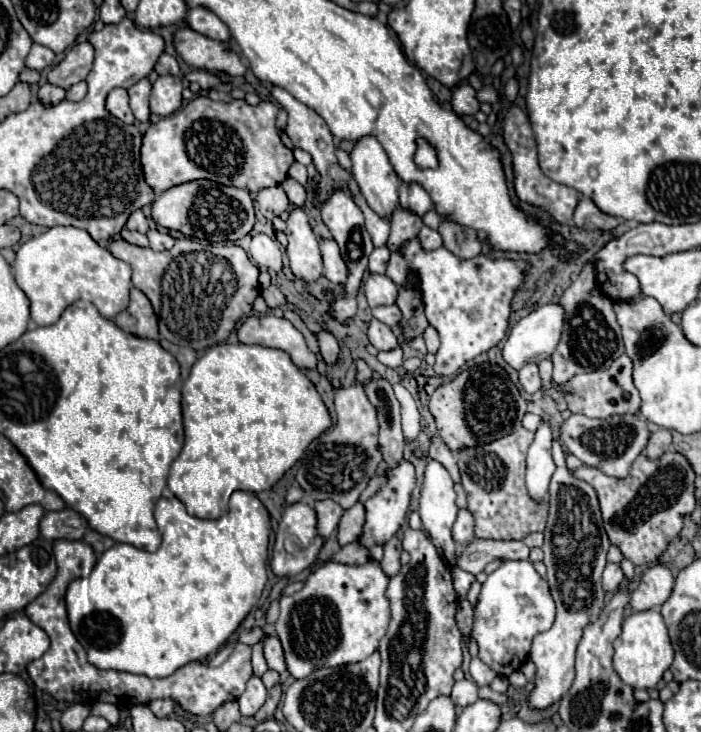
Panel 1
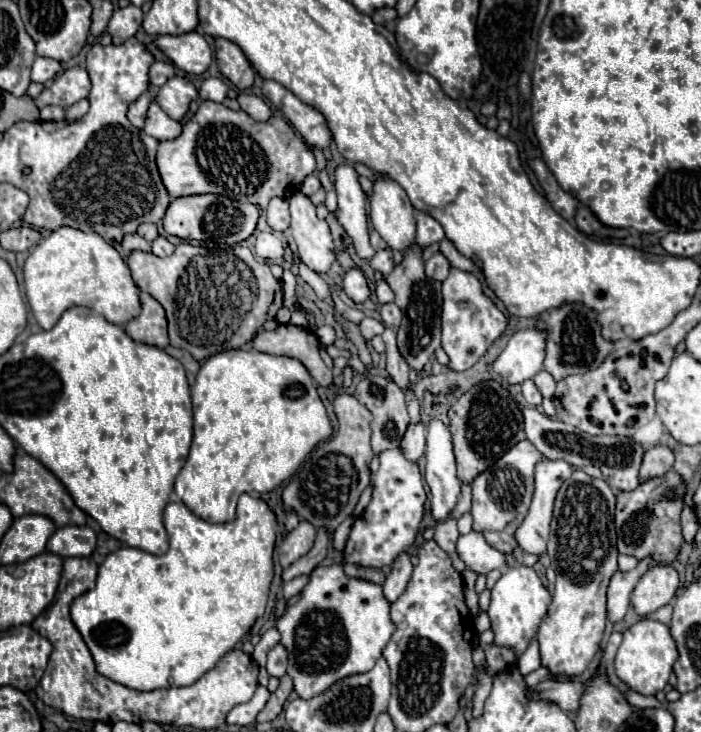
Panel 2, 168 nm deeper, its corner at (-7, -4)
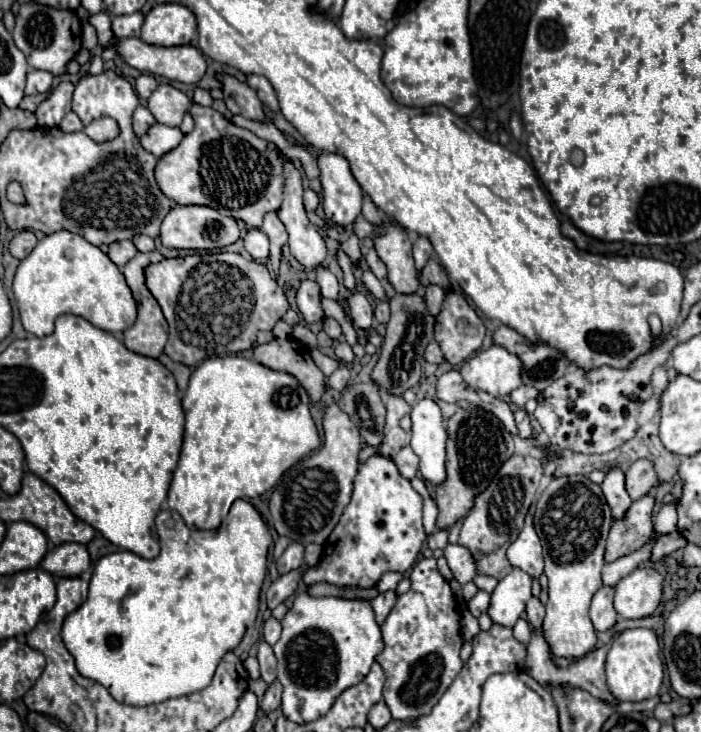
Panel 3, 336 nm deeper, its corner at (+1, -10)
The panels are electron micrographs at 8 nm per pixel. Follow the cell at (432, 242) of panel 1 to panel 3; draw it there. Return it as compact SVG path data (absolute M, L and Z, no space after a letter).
M429 286L425 290L425 302L429 304L429 312L433 312L433 316L441 312L443 300L445 300L445 290L441 290L439 286Z

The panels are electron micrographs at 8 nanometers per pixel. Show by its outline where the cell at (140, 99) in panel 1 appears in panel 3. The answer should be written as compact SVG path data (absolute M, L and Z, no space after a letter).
M155 124L155 126L151 126L151 130L145 136L141 136L141 146L147 152L153 152L153 156L161 158L167 152L171 152L181 142L181 138L183 138L183 134L179 128Z

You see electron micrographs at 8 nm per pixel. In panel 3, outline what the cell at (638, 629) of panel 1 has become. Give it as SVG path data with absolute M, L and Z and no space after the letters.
M633 628L633 630L621 632L613 640L607 652L607 662L605 662L607 686L611 694L617 700L625 700L625 702L641 702L641 700L657 696L663 682L663 662L661 662L659 652L661 652L659 638L653 630Z

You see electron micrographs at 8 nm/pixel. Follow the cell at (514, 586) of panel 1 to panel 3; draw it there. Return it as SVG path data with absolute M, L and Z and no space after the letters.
M513 568L491 594L489 616L495 624L513 628L517 618L525 612L531 598L531 576L519 568Z

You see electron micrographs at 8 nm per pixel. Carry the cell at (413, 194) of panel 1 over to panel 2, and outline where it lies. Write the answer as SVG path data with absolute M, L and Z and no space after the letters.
M417 210L415 220L417 220L417 244L421 244L423 248L429 246L431 242L441 242L445 238L441 224L431 214Z

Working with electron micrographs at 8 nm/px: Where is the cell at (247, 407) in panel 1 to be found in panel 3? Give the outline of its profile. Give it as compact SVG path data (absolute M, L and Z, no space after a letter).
M227 355L223 358L207 358L201 366L197 366L191 374L189 386L183 394L183 412L185 412L185 436L183 436L183 448L181 448L181 456L179 456L179 466L173 474L173 488L169 488L169 510L177 510L179 516L185 520L185 524L193 530L215 530L219 528L222 520L227 516L232 503L237 498L255 498L261 496L265 492L272 490L277 486L279 478L283 476L285 470L289 470L295 462L299 462L303 456L311 454L313 448L319 448L319 434L315 428L315 422L309 414L309 396L305 392L305 388L299 384L297 378L293 378L291 374L285 372L277 372L271 368L265 368L263 364L259 364L253 359L243 357L243 355Z

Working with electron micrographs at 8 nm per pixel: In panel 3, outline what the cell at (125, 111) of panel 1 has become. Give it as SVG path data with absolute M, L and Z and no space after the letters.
M139 106L133 114L133 130L137 136L143 136L151 126L155 124L155 118L153 114L145 108L145 106Z

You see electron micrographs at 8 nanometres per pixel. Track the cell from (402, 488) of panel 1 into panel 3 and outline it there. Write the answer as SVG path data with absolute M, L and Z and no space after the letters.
M375 454L359 462L351 502L325 542L321 562L305 568L303 582L307 586L327 582L335 586L373 588L385 572L407 572L425 542L421 506L423 498L411 482L399 474L391 458Z

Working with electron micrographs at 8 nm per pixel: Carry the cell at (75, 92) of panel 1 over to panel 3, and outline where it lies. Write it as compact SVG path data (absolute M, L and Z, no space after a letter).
M69 112L65 118L63 118L63 122L61 122L61 126L59 126L63 132L79 132L79 130L83 130L85 126L81 124L81 120L79 120L79 116L75 114L75 112Z

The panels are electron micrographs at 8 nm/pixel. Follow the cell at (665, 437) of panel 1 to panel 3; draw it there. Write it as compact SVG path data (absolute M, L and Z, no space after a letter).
M635 460L625 472L625 490L631 496L631 500L639 500L655 484L657 484L657 476L649 460Z

